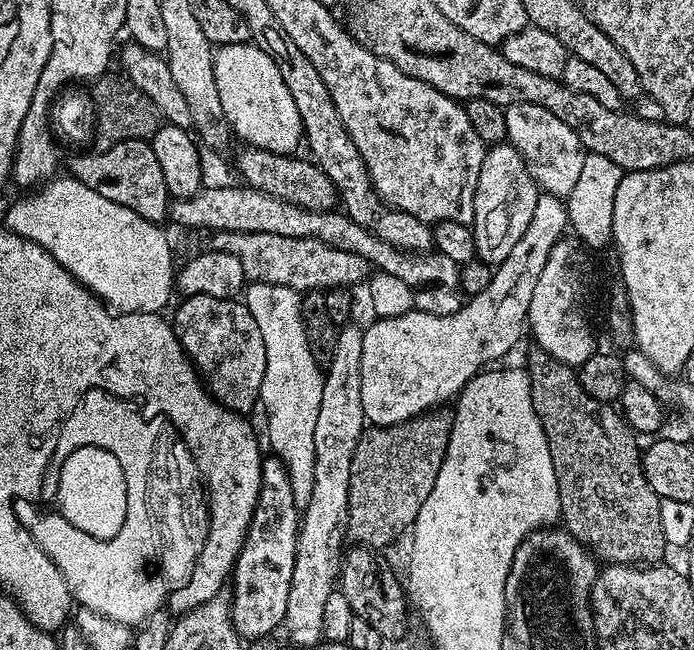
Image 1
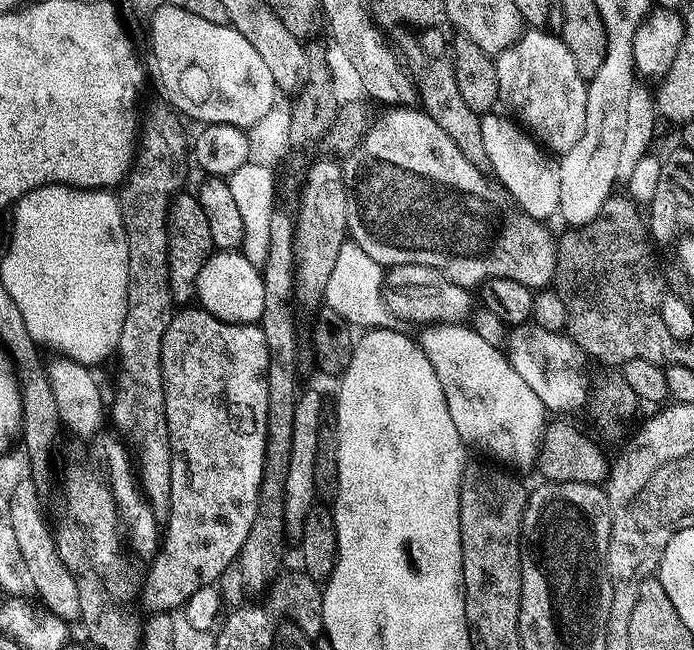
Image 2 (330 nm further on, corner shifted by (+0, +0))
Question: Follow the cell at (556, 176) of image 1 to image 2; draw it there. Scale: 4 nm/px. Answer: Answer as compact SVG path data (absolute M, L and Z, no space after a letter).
M528 30L521 35L520 39L514 41L506 50L502 50L495 57L496 73L498 74L498 90L500 100L509 108L507 111L549 153L563 154L569 152L582 138L586 126L586 94L588 85L585 77L578 74L578 66L574 66L574 54L564 45L559 35L551 36L548 30Z

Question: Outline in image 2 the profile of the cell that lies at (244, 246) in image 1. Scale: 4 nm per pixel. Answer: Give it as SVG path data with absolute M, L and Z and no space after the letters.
M394 264L387 269L386 275L382 280L382 297L388 304L393 317L397 321L405 320L408 324L427 325L435 324L458 324L467 319L470 309L473 307L469 289L458 286L450 278L446 278L438 270L434 270L430 266L422 266L421 264Z

